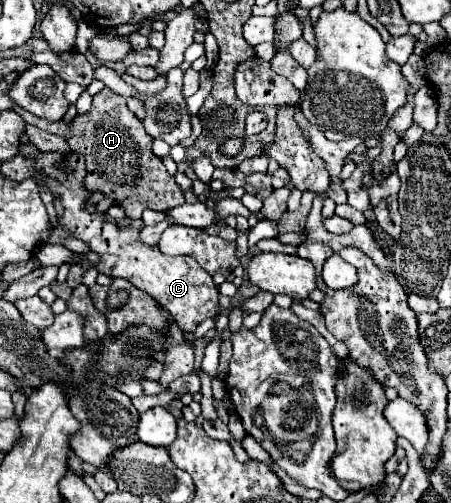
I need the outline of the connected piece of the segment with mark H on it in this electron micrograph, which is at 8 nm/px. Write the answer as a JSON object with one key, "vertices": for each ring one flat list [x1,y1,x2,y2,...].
{"vertices":[[102,89,98,95,94,95,92,109,84,115,76,115,72,125,66,125,64,121,46,121,34,117,20,107,18,113,26,117,26,123,66,137,72,151,78,151,86,157,86,191,102,193,106,199,114,199,116,205,122,205,126,221,138,221,144,209,166,213,176,205,184,205,184,193,168,175,162,159,152,153,154,139,146,133,142,121,128,109,126,99,116,95,112,89]]}

